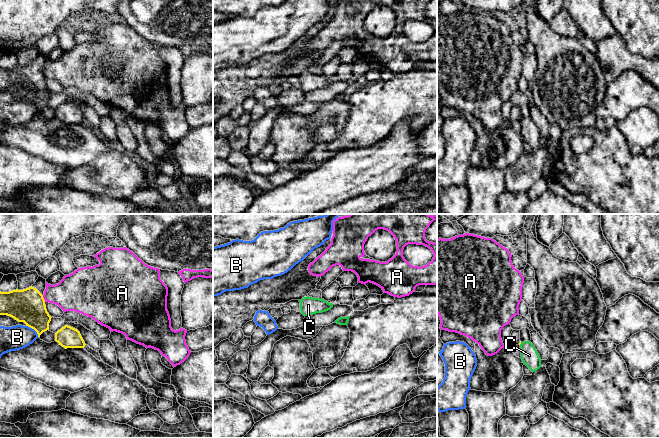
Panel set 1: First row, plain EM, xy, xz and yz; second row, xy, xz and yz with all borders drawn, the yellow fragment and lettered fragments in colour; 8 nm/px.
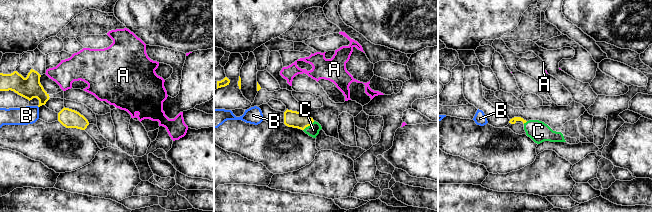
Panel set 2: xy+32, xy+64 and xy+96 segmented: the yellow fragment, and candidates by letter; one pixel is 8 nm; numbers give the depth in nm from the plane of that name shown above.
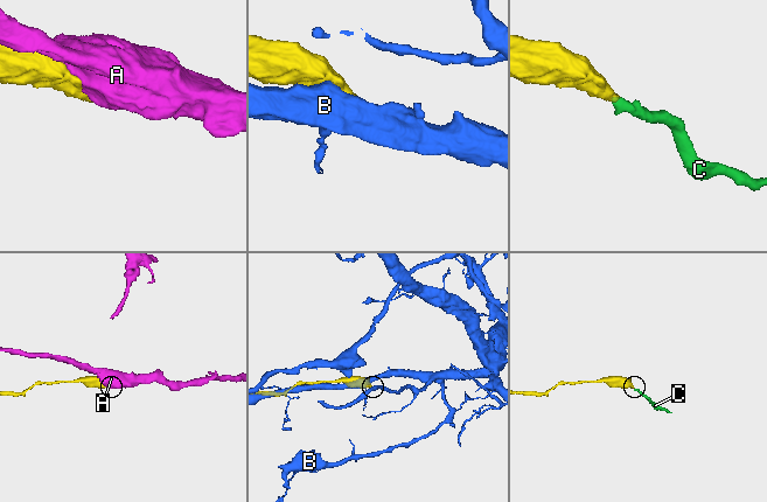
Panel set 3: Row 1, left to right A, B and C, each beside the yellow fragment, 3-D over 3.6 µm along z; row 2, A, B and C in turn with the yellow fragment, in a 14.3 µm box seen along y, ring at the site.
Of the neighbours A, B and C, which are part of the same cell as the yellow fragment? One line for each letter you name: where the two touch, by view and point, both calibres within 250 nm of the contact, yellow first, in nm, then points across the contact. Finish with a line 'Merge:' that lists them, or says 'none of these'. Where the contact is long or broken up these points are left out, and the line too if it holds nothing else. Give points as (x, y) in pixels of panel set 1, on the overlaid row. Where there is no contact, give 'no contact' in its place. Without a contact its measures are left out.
C: contact yz (520, 343); calibres 20 and 140 nm; way yz (520, 341), (520, 343), (528, 351), (529, 355)
Merge: C

